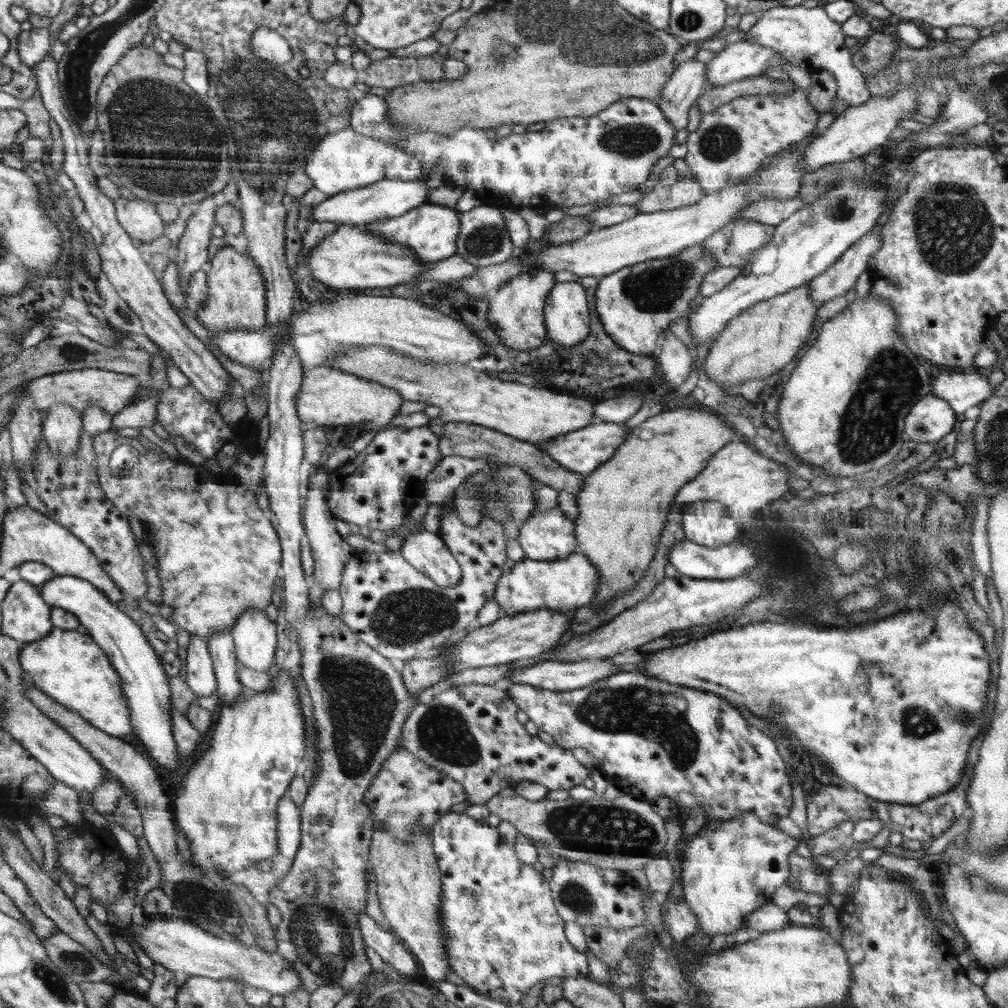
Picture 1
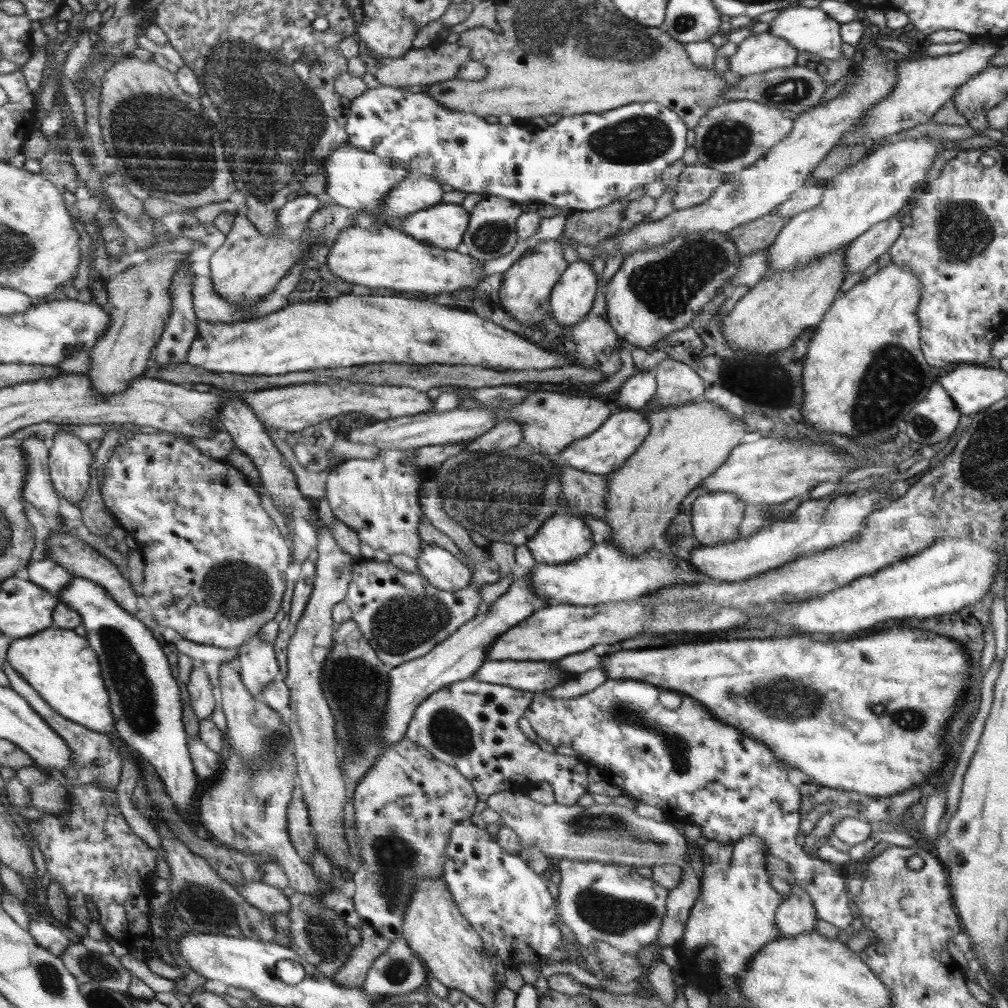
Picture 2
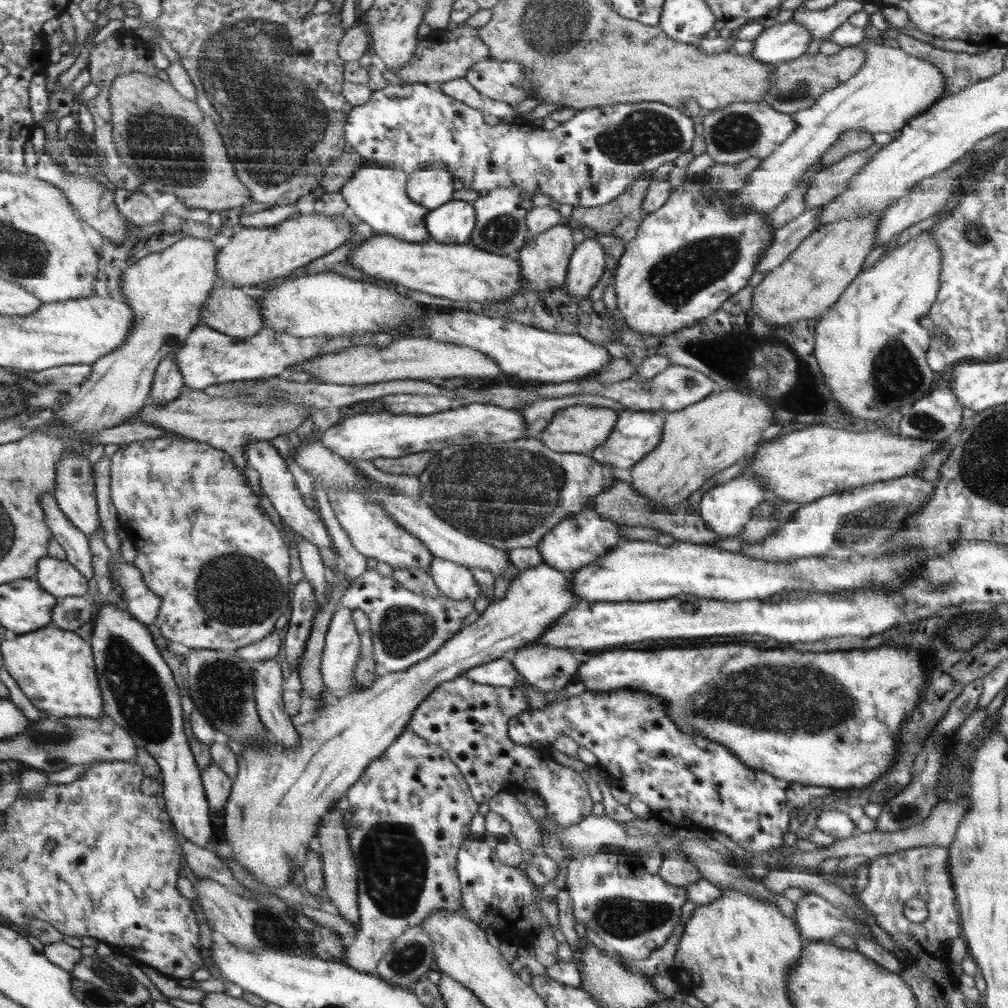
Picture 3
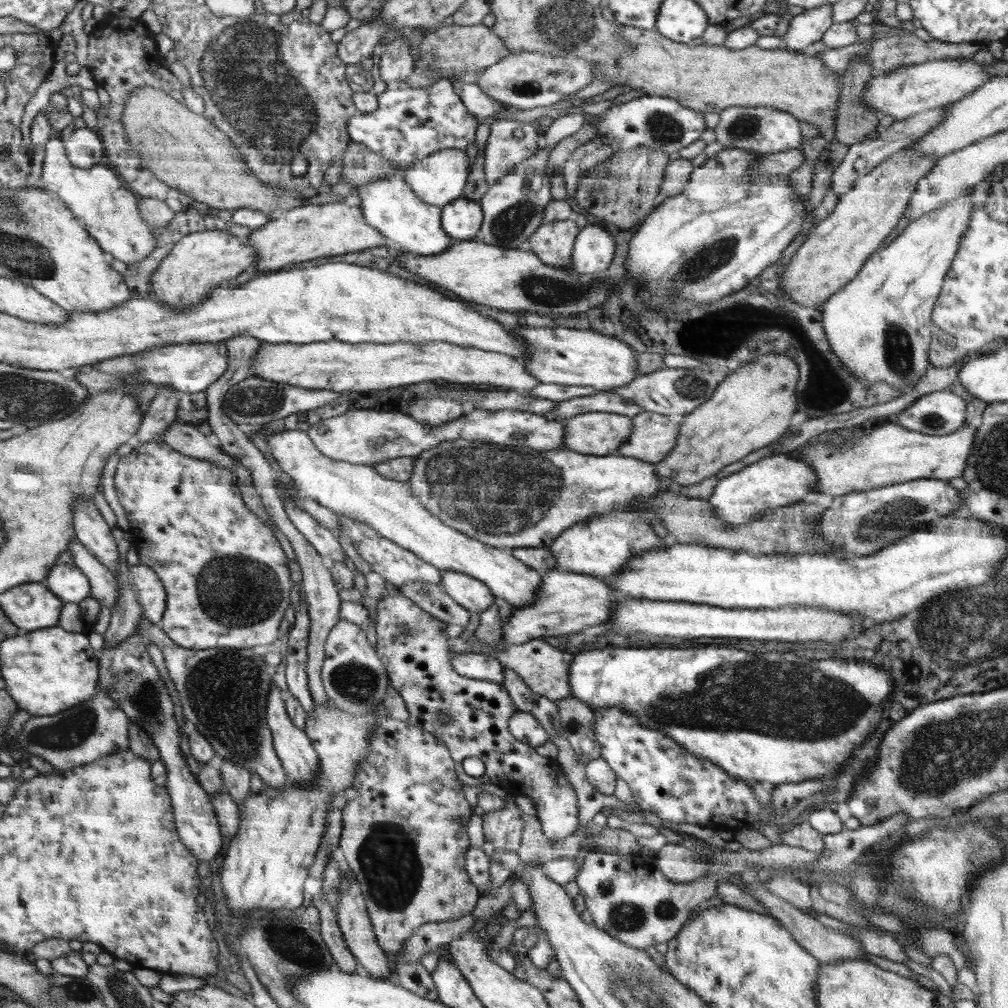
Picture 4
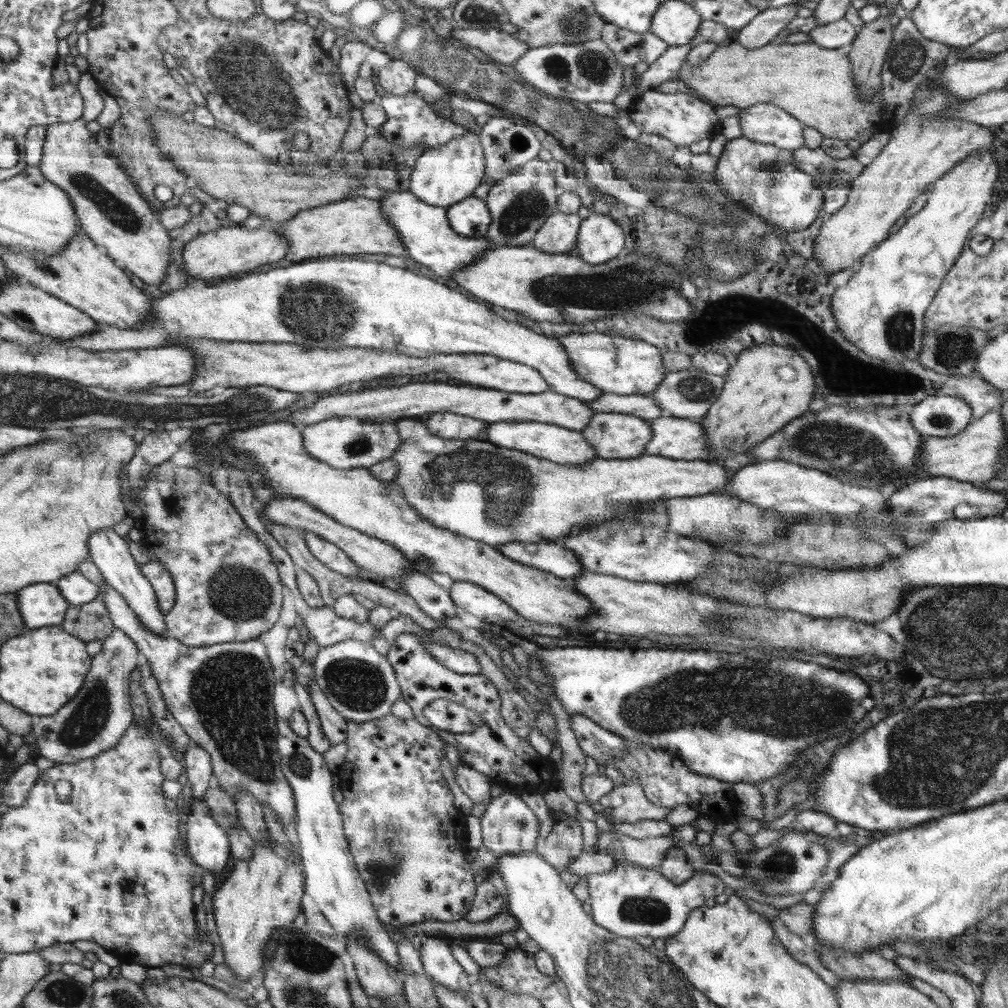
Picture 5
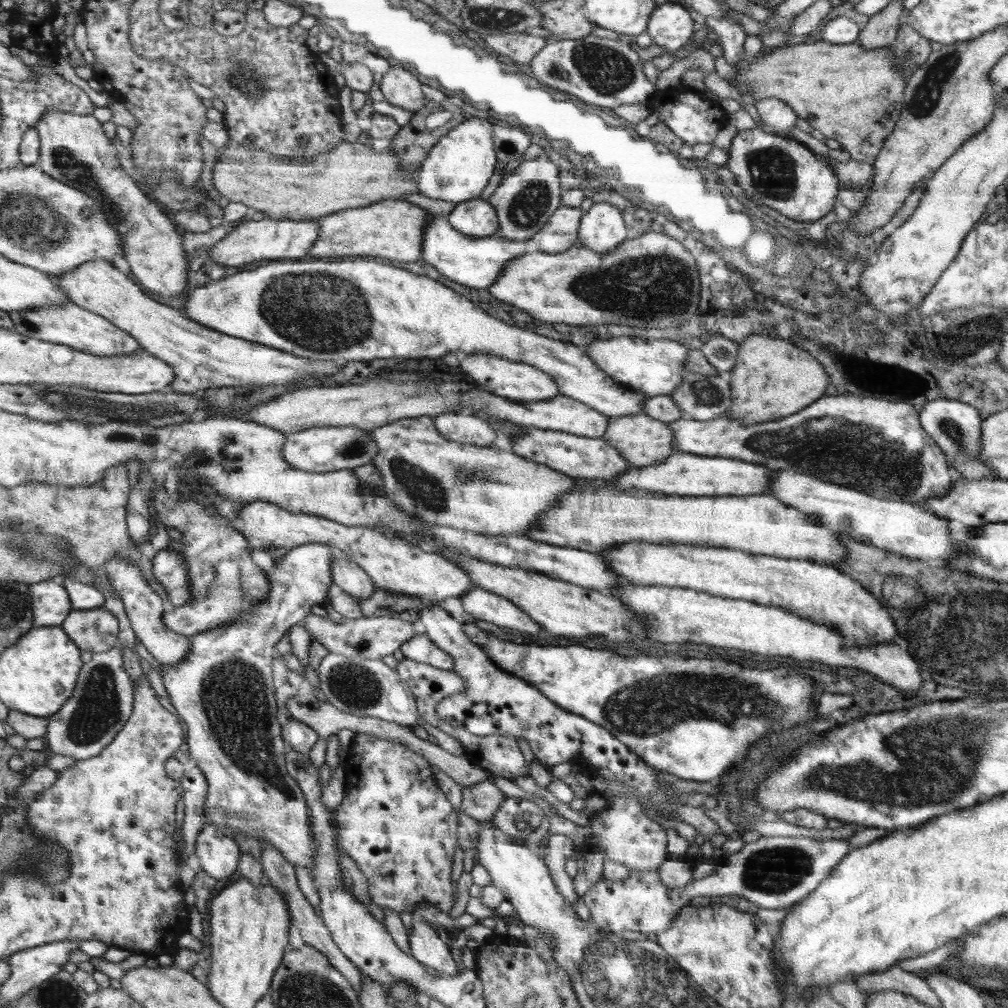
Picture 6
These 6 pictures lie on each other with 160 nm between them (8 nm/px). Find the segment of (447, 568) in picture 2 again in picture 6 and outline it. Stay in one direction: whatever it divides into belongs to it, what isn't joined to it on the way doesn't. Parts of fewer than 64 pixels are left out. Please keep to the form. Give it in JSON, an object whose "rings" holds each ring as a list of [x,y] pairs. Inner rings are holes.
{"rings":[[[474,587],[459,599],[463,612],[476,620],[520,630],[521,633],[536,634],[542,628],[530,615],[494,592]]]}

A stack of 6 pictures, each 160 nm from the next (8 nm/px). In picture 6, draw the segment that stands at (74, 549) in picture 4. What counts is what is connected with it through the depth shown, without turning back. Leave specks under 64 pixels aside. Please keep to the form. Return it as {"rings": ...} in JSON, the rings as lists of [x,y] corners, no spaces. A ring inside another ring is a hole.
{"rings":[[[320,543],[303,544],[300,547],[289,549],[287,553],[280,559],[274,562],[273,568],[268,572],[269,592],[268,597],[256,607],[252,607],[252,611],[240,615],[235,622],[229,622],[227,626],[219,626],[213,628],[212,631],[200,633],[200,635],[193,636],[192,648],[177,665],[162,664],[161,677],[164,682],[164,688],[168,693],[169,702],[178,713],[178,716],[186,722],[188,726],[189,739],[187,740],[189,746],[189,753],[192,758],[196,760],[196,765],[203,770],[204,776],[208,783],[208,790],[205,802],[205,816],[212,820],[212,825],[216,825],[224,832],[242,831],[258,839],[260,842],[270,843],[275,846],[274,850],[284,856],[292,866],[298,865],[309,870],[313,869],[313,861],[316,860],[318,848],[313,841],[312,829],[312,813],[309,812],[308,798],[301,791],[297,780],[292,776],[286,774],[287,764],[284,762],[284,742],[282,742],[283,728],[280,728],[278,720],[276,720],[276,706],[274,706],[274,684],[272,684],[272,648],[276,645],[278,640],[286,635],[286,630],[293,626],[293,624],[300,623],[306,616],[312,614],[312,607],[317,604],[323,604],[324,600],[331,596],[331,587],[333,587],[333,558],[338,555],[329,545]]]}

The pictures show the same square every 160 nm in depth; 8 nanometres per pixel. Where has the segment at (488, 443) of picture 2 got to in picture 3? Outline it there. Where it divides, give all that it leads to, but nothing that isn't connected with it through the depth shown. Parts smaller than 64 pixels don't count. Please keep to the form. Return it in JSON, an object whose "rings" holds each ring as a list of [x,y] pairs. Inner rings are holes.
{"rings":[[[596,393],[542,399],[542,401],[526,406],[521,411],[525,420],[525,436],[538,438],[541,432],[546,429],[545,426],[552,420],[556,411],[577,404],[591,404],[592,406],[613,408],[619,413],[626,409],[623,404]]]}

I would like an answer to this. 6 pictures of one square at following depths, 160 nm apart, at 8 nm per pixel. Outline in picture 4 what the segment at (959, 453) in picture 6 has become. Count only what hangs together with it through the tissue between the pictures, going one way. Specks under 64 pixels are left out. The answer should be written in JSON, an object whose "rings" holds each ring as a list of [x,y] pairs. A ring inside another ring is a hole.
{"rings":[[[942,389],[915,400],[904,412],[896,414],[895,421],[928,436],[946,436],[965,425],[966,411],[961,396],[950,389]]]}

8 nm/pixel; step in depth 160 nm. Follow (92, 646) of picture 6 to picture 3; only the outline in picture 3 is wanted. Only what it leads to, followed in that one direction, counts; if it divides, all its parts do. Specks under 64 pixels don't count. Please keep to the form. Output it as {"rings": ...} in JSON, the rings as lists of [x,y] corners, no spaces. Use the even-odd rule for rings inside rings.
{"rings":[[[87,596],[61,598],[53,609],[52,625],[64,631],[76,631],[82,624],[92,621],[93,604]]]}

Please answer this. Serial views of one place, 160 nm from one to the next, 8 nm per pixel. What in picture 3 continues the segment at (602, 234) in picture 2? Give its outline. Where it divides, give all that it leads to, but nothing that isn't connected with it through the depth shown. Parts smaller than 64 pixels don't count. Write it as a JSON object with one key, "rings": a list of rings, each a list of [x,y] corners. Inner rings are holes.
{"rings":[[[653,172],[642,173],[638,180],[622,195],[602,206],[576,206],[571,212],[571,220],[580,224],[580,228],[588,228],[595,233],[627,238],[641,227],[644,219],[642,201],[650,188]]]}

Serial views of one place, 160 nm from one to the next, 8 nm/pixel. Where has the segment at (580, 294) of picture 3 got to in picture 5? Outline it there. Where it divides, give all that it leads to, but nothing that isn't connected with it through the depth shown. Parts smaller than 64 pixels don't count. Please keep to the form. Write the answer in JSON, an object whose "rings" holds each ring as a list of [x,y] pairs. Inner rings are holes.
{"rings":[[[592,210],[581,223],[574,248],[588,264],[609,262],[623,253],[626,236],[616,220],[603,210]]]}

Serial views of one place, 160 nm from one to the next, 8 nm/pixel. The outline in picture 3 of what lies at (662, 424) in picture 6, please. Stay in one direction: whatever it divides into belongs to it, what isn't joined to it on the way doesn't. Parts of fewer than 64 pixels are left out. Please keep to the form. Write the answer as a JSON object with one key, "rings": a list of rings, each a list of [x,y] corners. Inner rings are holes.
{"rings":[[[577,404],[567,406],[554,413],[552,420],[545,426],[538,438],[554,452],[589,453],[600,447],[613,432],[620,413],[613,408]]]}

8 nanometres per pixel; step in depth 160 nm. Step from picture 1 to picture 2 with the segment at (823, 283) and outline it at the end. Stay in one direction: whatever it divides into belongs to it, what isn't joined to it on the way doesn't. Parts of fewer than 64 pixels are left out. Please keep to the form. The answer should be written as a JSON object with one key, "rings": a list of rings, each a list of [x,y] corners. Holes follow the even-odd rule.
{"rings":[[[905,208],[894,216],[878,222],[864,234],[858,236],[846,251],[846,274],[864,271],[870,264],[889,252],[889,248],[896,242],[900,232],[904,230],[900,222],[900,215],[907,214]]]}

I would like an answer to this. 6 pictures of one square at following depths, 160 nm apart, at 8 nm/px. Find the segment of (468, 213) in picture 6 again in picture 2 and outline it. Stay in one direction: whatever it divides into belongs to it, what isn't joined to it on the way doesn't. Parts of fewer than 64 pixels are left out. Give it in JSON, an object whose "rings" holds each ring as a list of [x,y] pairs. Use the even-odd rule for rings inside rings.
{"rings":[[[440,202],[410,215],[400,223],[400,230],[426,245],[455,250],[465,238],[470,219],[464,207]]]}

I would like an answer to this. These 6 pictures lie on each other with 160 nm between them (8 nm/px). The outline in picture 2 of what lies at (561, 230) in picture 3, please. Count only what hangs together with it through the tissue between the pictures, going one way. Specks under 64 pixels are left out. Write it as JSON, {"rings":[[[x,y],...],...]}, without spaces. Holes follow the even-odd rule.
{"rings":[[[546,240],[527,250],[516,262],[502,273],[503,281],[499,290],[500,306],[524,326],[541,326],[544,319],[551,316],[549,298],[553,286],[566,270],[561,243]]]}

